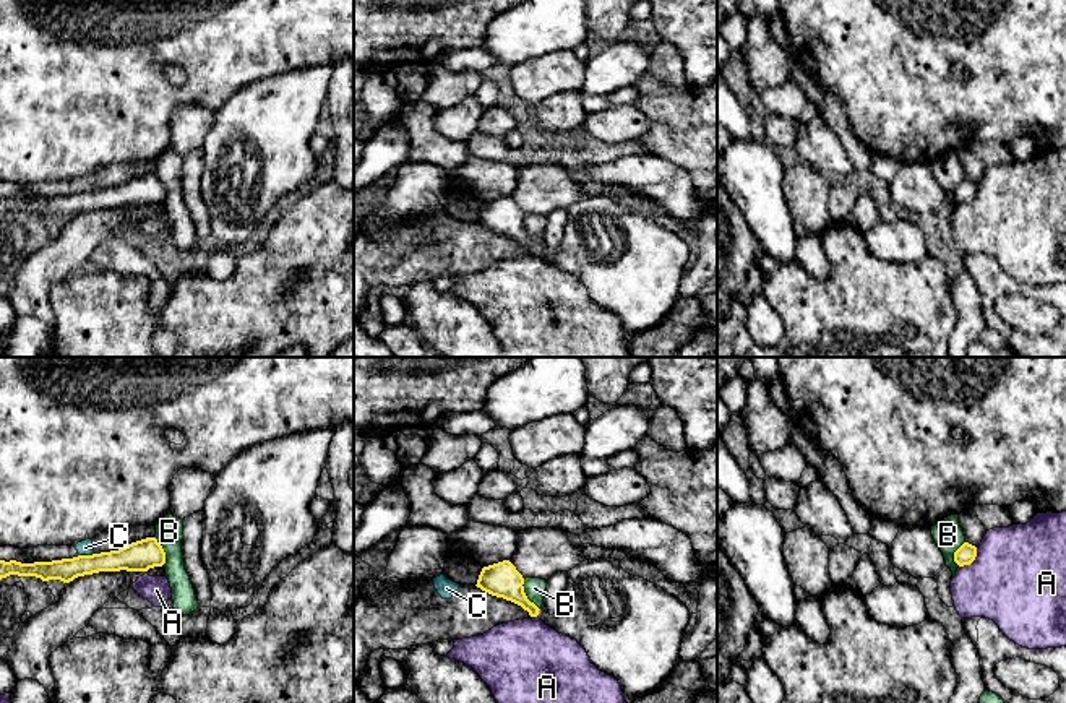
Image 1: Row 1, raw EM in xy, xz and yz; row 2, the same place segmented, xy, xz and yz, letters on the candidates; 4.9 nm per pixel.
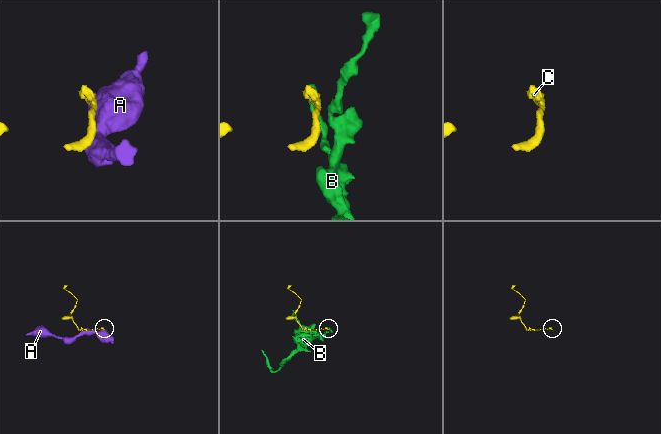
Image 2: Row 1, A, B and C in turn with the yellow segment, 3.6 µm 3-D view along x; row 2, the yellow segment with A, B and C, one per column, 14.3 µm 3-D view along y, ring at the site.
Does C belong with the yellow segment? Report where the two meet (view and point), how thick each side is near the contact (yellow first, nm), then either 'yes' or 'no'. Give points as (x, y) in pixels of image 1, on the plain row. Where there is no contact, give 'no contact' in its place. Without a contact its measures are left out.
xy (86, 192) | 140/80 nm | no

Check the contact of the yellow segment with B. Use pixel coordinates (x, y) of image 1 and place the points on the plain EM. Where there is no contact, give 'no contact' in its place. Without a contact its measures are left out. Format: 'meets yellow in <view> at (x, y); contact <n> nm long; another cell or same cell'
meets yellow in xz at (524, 231); contact 170 nm long; another cell

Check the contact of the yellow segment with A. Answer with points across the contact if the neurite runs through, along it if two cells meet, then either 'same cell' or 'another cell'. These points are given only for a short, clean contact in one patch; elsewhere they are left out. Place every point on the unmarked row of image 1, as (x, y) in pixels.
along yz (977, 184), (977, 192), (969, 200), (959, 203) | another cell

